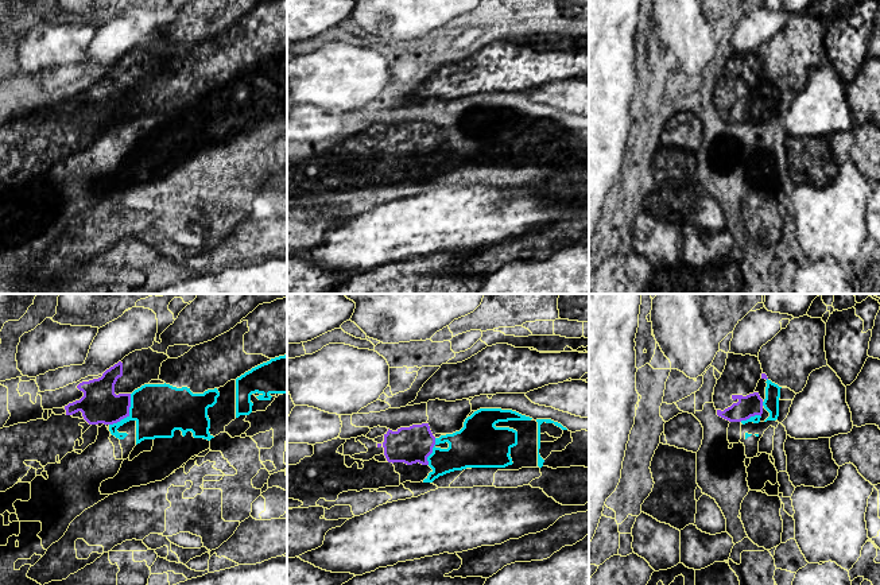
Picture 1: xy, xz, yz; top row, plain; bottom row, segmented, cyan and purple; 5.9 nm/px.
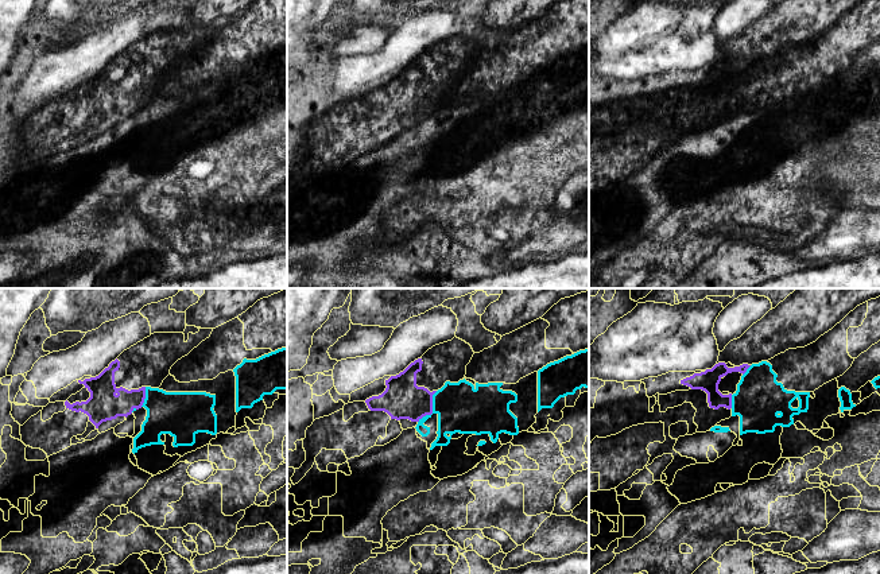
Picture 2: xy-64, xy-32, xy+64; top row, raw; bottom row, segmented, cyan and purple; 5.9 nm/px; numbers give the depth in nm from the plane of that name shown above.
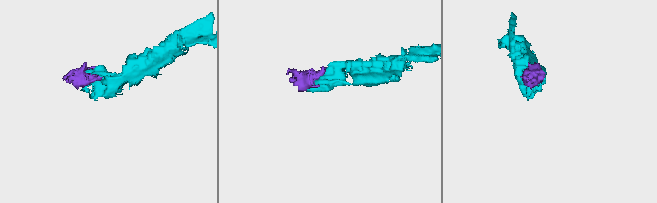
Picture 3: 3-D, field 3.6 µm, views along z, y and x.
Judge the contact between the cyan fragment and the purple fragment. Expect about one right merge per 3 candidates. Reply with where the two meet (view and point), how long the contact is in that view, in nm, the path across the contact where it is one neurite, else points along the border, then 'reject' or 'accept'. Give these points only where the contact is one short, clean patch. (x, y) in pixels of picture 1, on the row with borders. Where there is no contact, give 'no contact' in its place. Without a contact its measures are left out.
contact xy (130, 414); length 240 nm; reject

